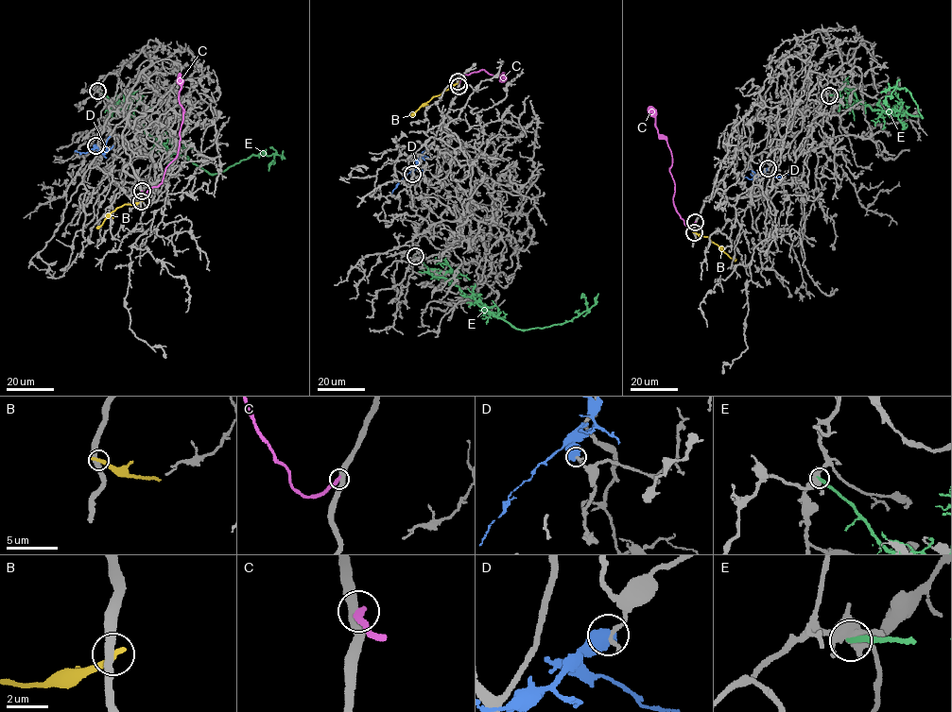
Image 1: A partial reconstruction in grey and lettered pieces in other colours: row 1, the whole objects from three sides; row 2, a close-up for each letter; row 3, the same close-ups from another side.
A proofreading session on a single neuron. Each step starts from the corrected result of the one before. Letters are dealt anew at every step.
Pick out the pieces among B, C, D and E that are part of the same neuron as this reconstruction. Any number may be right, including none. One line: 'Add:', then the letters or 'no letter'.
Add: no letter

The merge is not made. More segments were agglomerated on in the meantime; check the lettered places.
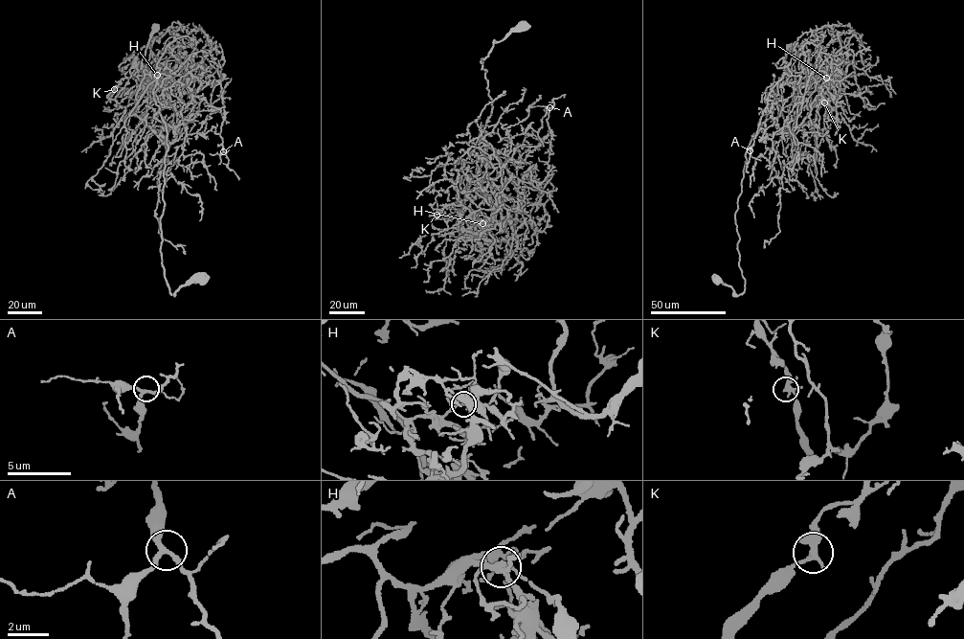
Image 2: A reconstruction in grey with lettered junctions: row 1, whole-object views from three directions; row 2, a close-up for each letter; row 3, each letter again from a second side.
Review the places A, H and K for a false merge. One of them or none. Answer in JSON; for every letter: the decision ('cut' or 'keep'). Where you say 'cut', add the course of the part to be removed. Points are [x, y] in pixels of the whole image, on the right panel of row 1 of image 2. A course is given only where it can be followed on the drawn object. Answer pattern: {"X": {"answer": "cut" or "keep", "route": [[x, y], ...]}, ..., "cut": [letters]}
{"A": {"answer": "keep"}, "H": {"answer": "cut", "route": [[827, 78], [829, 80], [814, 87], [801, 79], [793, 86], [785, 84], [782, 79], [784, 60], [792, 43]]}, "K": {"answer": "keep"}, "cut": ["H"]}

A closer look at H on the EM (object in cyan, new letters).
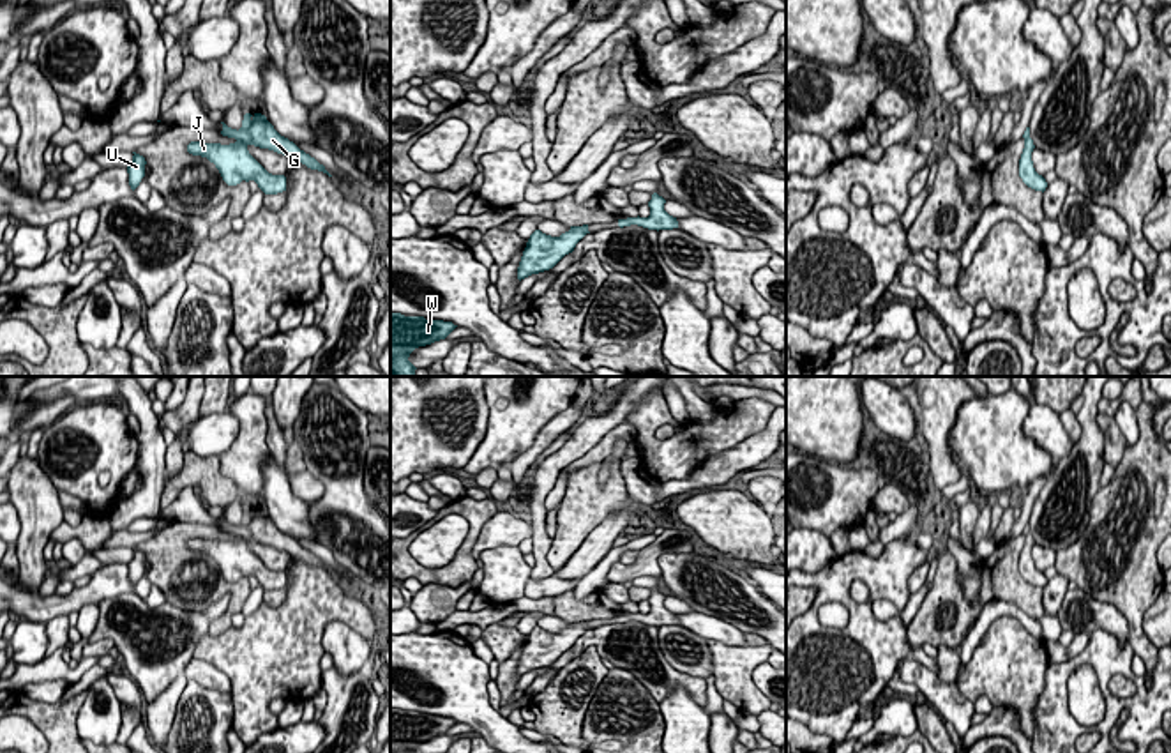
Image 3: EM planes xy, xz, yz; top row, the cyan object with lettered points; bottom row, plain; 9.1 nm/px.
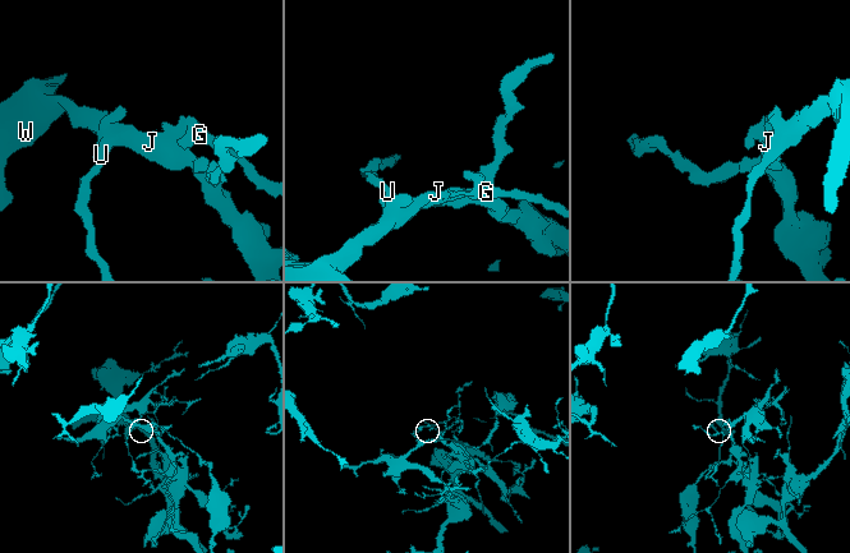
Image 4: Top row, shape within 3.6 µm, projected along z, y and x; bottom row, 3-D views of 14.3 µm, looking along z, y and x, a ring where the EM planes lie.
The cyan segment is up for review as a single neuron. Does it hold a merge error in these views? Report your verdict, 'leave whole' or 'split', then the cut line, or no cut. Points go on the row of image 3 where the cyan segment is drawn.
split | xy (237, 131), (248, 144)

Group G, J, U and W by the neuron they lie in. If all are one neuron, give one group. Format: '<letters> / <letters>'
G / J U W

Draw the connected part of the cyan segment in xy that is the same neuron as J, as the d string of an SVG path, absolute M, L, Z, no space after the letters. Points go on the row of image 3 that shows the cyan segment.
M223 124L223 136L235 138L235 143L201 143L191 141L187 152L207 157L215 164L223 180L228 186L237 186L242 180L254 180L265 194L286 191L286 177L268 173L247 150L247 143L238 138L238 131Z

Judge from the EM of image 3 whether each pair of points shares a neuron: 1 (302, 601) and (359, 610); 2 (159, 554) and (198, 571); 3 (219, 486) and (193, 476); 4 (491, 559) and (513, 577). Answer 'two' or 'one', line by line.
1: one
2: one
3: one
4: one

